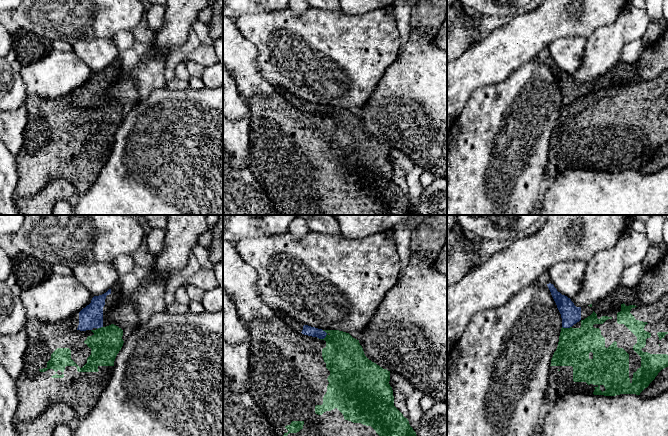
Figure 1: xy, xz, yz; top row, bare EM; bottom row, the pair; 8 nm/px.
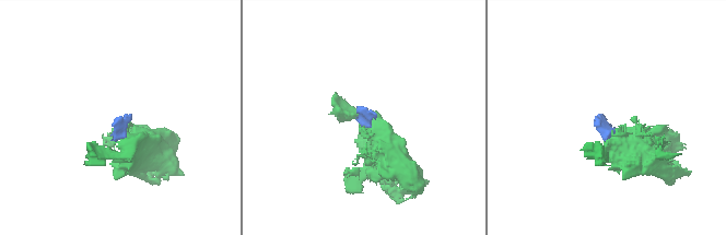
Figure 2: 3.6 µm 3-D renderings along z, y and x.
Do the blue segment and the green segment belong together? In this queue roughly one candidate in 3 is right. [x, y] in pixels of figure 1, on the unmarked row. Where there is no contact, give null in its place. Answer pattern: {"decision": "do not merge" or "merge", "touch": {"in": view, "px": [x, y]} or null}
{"decision": "do not merge", "touch": {"in": "xz", "px": [323, 114]}}

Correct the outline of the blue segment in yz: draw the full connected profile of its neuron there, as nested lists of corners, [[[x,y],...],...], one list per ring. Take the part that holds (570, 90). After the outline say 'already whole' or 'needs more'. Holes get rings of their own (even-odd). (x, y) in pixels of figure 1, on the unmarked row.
[[[549,59],[547,62],[561,90],[563,104],[570,104],[593,89],[593,85],[588,81],[576,83],[571,75],[558,68],[553,60]]]; needs more

